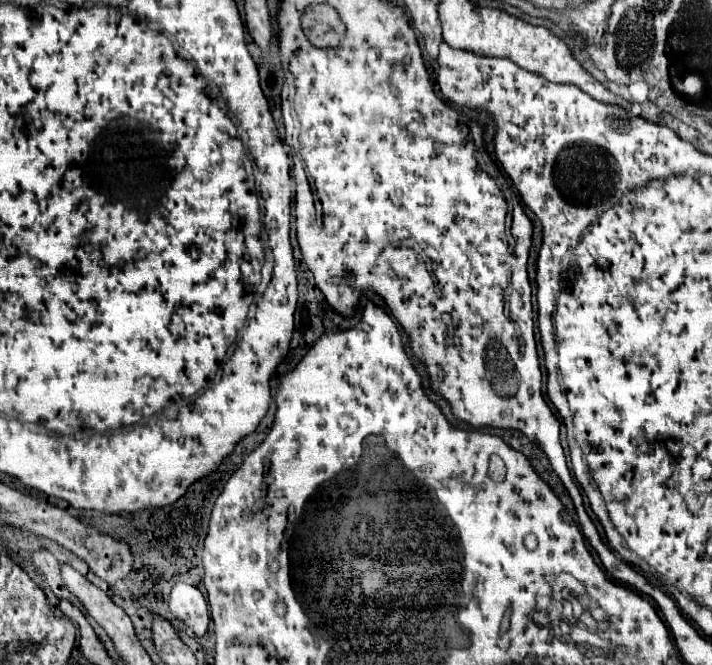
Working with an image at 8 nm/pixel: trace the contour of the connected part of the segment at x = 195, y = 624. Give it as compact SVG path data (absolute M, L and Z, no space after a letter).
M186 583L174 585L168 599L168 607L172 615L194 633L194 637L202 637L206 633L210 623L208 603L196 587Z

